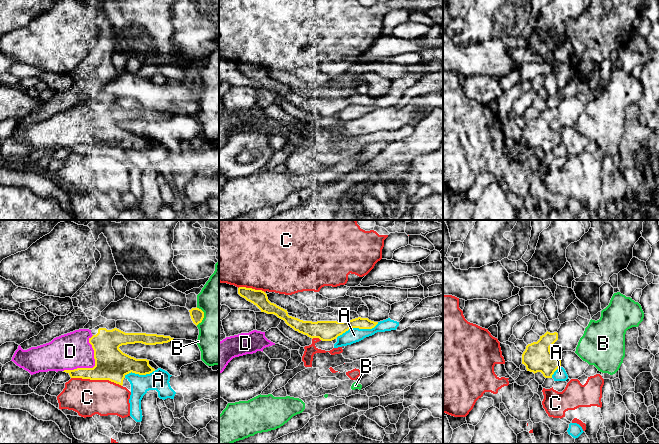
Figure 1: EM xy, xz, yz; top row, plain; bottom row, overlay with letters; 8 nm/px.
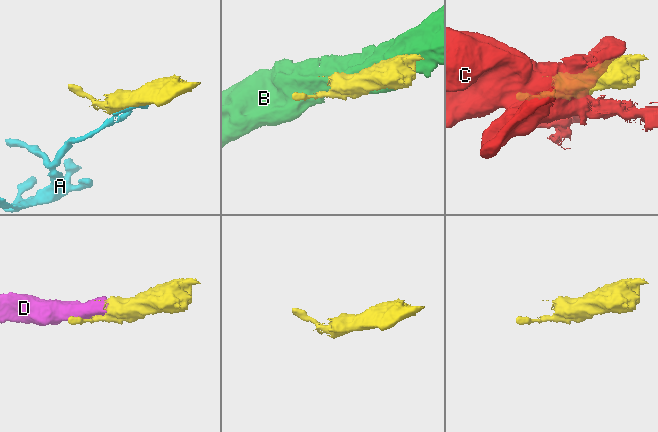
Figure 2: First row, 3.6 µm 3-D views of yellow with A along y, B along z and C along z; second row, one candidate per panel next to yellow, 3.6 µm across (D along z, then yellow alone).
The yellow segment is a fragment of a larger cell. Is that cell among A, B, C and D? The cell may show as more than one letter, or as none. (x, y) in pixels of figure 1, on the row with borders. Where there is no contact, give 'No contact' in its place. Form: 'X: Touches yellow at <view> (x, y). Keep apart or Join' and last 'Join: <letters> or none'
A: Touches yellow at xz (357, 327). Keep apart
B: Touches yellow at xy (203, 317). Keep apart
C: Touches yellow at xy (96, 379). Keep apart
D: Touches yellow at xy (94, 366). Join
Join: D

